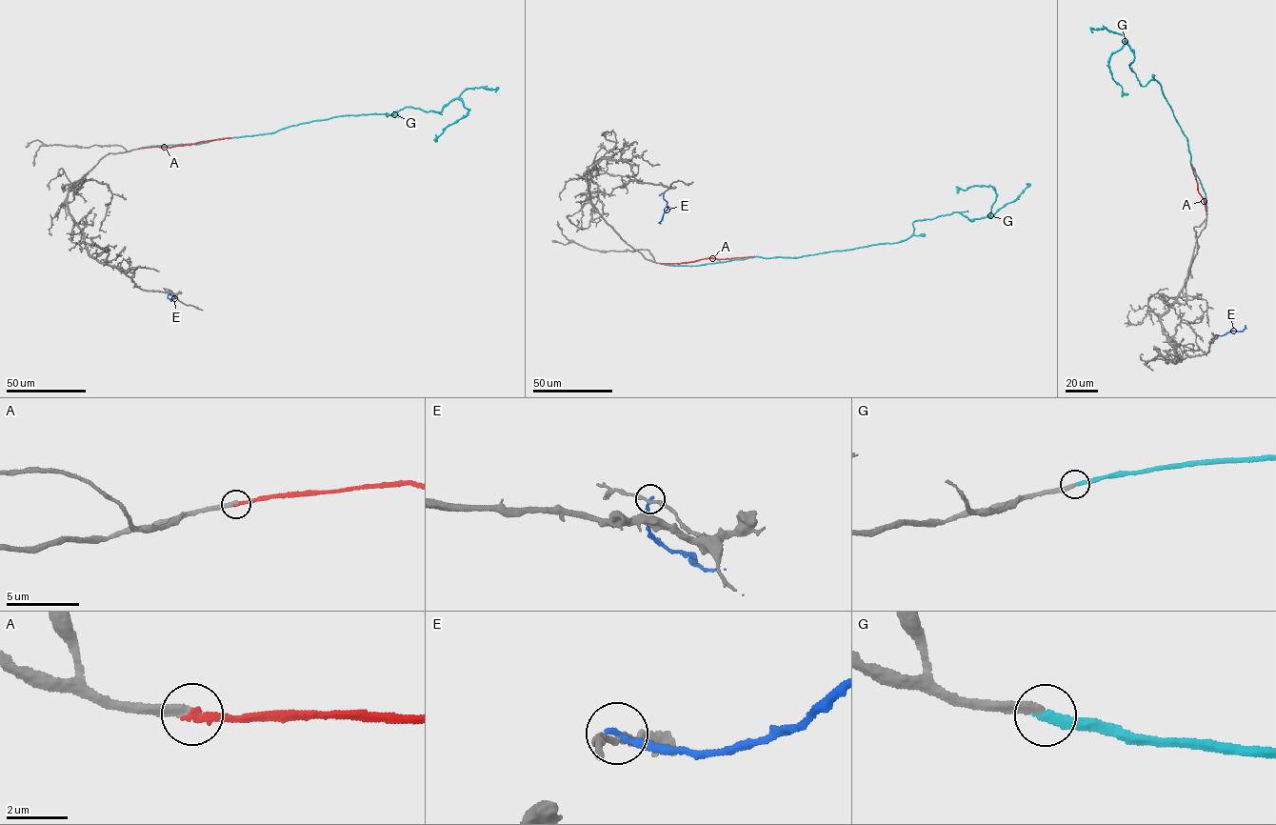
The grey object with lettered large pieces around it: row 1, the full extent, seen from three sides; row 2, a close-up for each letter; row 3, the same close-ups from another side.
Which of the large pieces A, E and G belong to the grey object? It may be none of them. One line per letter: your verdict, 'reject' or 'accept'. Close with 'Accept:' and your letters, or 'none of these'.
A: reject
E: reject
G: accept
Accept: G

